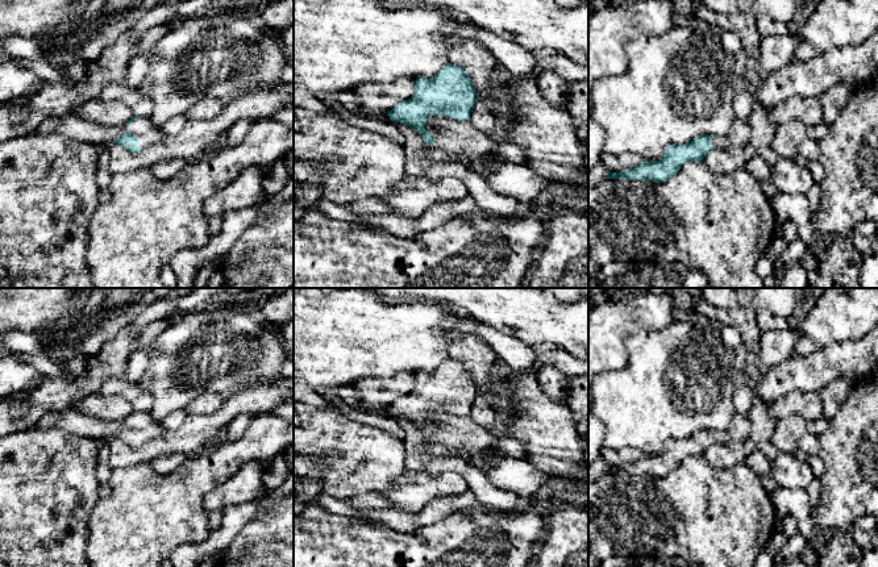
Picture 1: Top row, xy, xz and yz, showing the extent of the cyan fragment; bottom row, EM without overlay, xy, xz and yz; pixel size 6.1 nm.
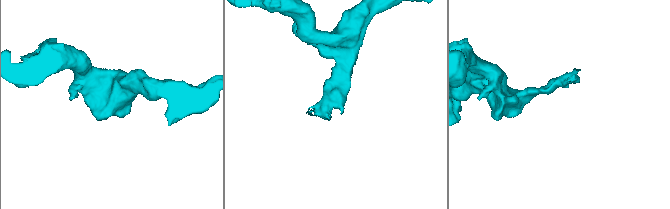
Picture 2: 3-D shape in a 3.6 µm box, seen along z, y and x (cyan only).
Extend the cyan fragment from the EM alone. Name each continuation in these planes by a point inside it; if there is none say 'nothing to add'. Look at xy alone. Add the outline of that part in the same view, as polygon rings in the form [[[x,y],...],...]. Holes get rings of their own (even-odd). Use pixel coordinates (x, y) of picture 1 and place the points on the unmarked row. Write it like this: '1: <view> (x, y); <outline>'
1: xy (70, 420); [[[71,408],[45,414],[37,422],[37,426],[41,429],[66,430],[82,437],[105,441],[109,441],[116,433],[130,426],[140,434],[140,438],[137,439],[140,443],[150,441],[165,430],[159,422],[153,421],[150,416],[143,412],[136,412],[129,421],[121,420],[117,422],[109,422],[90,418],[80,410]]]

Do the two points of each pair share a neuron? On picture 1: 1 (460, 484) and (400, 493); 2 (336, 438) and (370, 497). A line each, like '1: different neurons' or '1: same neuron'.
1: same neuron
2: different neurons

